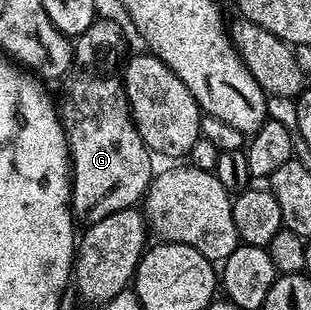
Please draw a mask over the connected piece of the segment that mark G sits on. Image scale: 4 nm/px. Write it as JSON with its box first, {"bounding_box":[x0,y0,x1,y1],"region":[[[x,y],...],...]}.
{"bounding_box":[59,17,154,225],"region":[[[104,17],[97,18],[96,22],[90,25],[90,29],[86,29],[86,33],[75,36],[73,64],[66,79],[68,88],[59,100],[64,105],[64,112],[68,111],[68,126],[64,128],[64,136],[67,138],[72,135],[72,141],[68,144],[72,180],[72,214],[81,224],[84,222],[84,225],[102,221],[102,217],[115,211],[136,207],[145,198],[148,184],[154,178],[153,156],[146,144],[140,140],[136,122],[132,120],[132,111],[128,107],[123,82],[119,78],[111,79],[108,76],[108,50],[118,46],[119,43],[119,25],[111,23]]]}

